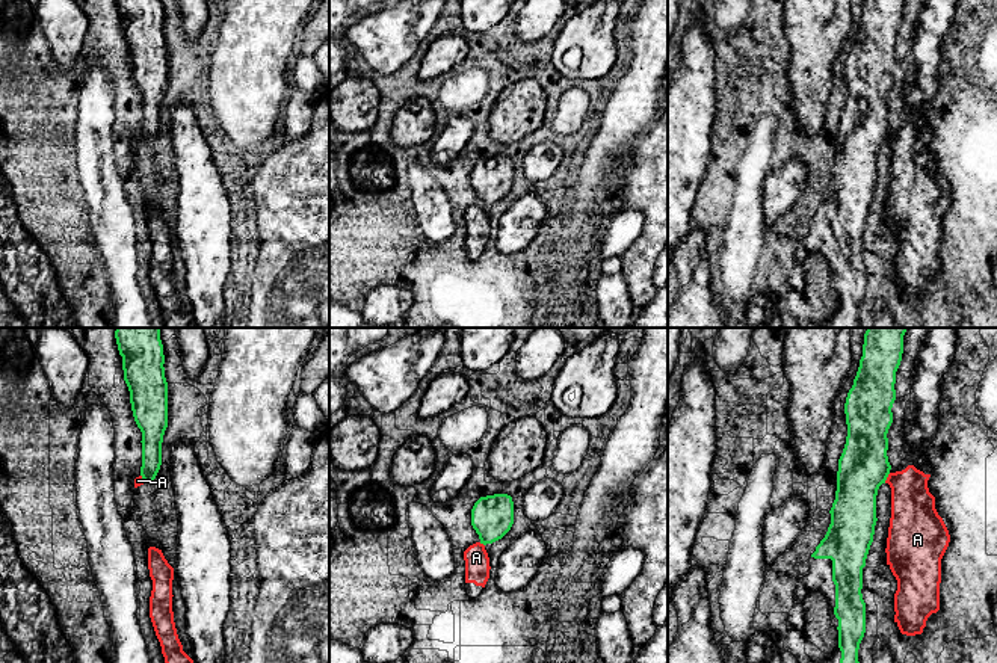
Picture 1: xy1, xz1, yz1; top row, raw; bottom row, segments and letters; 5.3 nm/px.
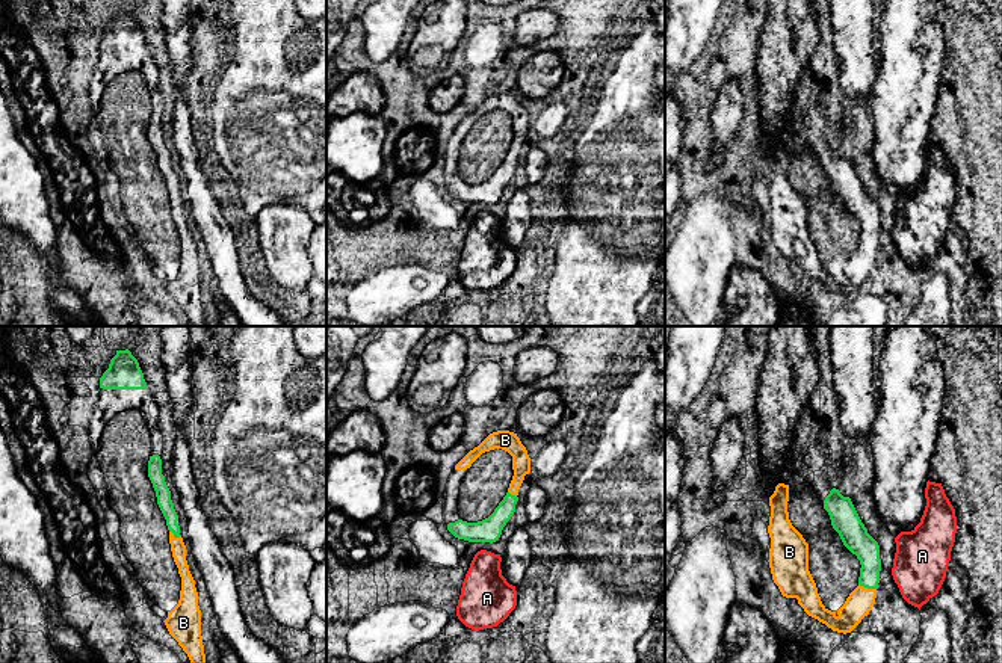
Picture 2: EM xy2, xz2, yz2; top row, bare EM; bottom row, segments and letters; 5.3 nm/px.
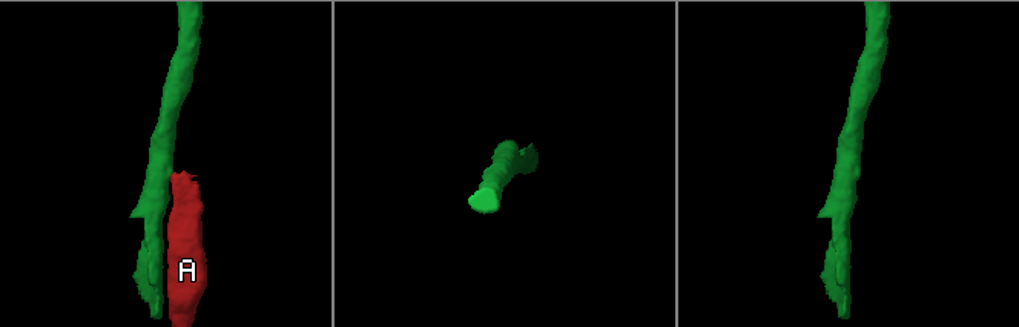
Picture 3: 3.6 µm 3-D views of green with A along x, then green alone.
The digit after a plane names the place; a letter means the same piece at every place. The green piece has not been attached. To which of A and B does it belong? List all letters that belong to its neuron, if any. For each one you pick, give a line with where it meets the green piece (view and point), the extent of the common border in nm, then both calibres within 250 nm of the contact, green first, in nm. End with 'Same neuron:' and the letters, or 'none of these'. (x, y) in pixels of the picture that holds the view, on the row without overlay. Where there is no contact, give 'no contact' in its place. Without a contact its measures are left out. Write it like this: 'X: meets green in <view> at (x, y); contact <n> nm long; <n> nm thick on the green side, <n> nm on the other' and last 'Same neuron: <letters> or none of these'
B: meets green in yz2 at (868, 249); contact 100 nm long; 140 nm thick on the green side, 140 nm on the other
Same neuron: B

